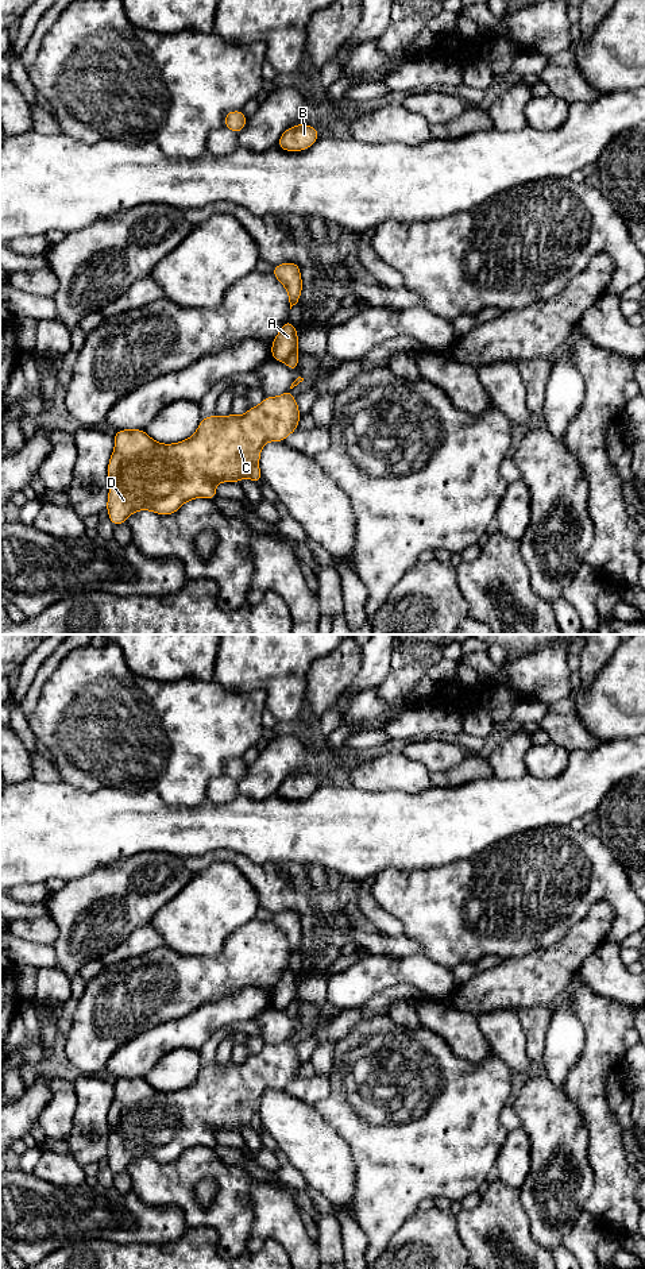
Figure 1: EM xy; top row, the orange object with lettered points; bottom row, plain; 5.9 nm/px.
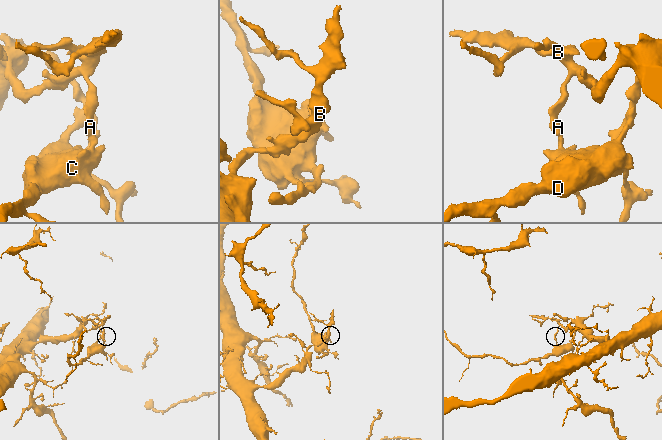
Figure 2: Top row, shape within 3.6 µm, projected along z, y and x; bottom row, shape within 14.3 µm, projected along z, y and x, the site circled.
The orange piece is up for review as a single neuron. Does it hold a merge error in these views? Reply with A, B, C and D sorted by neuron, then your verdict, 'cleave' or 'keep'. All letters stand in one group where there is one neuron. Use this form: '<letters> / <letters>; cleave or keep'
A B / C D; cleave

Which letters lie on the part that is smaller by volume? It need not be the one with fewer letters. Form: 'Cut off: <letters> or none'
Cut off: C, D

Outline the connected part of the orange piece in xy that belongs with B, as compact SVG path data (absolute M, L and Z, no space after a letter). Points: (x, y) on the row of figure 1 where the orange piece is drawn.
M298 123L287 128L278 139L278 146L285 151L304 151L309 148L317 139L320 132L312 127Z

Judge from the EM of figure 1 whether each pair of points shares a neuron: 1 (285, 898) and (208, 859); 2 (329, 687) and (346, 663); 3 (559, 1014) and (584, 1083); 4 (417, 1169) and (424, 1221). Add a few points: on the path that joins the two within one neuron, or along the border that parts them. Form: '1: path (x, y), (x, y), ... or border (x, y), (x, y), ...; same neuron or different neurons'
1: path (266, 879), (253, 872), (239, 860), (227, 856); same neuron
2: path (329, 682), (340, 668); same neuron
3: border (584, 1029), (584, 1048), (563, 1084); different neurons
4: border (418, 1208), (397, 1231); different neurons

